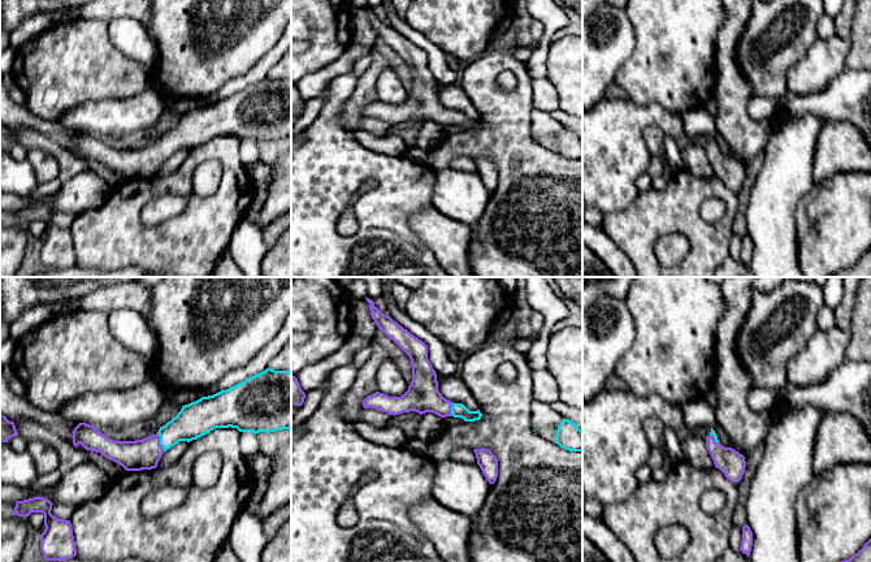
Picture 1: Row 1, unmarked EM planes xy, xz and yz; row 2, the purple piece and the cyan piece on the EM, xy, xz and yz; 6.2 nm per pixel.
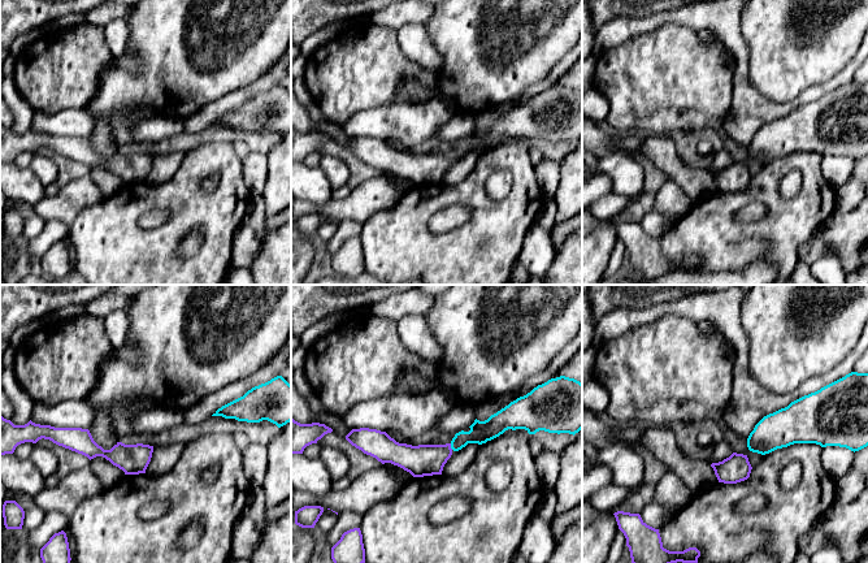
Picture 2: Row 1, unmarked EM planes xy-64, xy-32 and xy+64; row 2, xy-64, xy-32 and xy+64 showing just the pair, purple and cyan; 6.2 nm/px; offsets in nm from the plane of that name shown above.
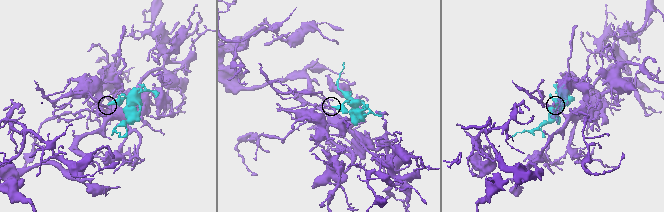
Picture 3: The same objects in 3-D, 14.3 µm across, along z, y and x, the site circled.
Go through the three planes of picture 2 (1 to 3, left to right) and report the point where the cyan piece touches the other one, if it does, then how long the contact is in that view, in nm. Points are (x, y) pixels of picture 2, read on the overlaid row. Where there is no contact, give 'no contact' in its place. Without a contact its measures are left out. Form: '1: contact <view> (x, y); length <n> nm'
1: no contact
2: contact xy-32 (450, 446); length 40 nm
3: no contact

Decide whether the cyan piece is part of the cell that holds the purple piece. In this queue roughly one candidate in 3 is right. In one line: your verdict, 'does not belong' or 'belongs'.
belongs

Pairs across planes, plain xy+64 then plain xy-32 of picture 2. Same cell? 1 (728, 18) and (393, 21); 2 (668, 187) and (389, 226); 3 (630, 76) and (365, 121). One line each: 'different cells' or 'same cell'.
1: same cell
2: different cells
3: different cells

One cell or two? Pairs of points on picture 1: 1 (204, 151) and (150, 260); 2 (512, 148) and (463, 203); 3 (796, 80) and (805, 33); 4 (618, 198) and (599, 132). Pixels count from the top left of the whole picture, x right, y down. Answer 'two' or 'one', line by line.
1: one
2: two
3: two
4: one

